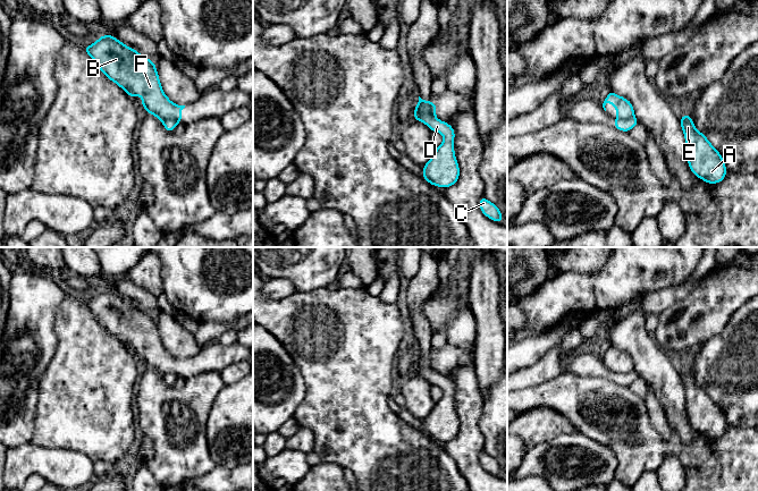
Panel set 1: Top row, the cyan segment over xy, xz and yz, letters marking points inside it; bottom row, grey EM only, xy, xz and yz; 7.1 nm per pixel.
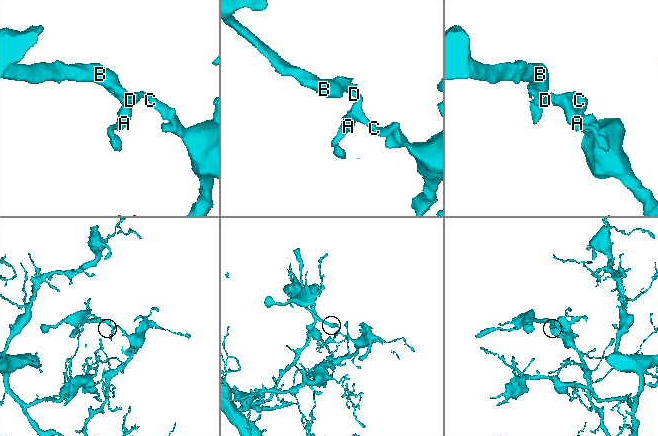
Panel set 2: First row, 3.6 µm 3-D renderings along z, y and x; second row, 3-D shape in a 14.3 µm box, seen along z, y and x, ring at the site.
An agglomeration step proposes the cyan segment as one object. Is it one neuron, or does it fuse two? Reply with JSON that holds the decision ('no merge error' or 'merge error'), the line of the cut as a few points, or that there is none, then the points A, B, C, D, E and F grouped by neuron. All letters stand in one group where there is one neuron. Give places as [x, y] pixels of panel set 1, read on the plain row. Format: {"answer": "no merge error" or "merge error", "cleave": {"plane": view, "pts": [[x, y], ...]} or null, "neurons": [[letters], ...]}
{"answer": "merge error", "cleave": {"plane": "xz", "pts": [[435, 371], [422, 365], [417, 373]]}, "neurons": [["A", "C", "D", "E"], ["B", "F"]]}

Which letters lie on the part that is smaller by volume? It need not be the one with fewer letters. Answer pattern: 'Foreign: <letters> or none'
Foreign: B, F

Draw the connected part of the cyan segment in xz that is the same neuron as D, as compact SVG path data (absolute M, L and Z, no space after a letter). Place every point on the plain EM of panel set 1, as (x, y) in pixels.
M421 365L418 374L444 391L444 396L436 401L430 414L423 420L422 431L432 440L441 442L453 440L460 432L460 421L454 406L455 384L449 378L426 365Z

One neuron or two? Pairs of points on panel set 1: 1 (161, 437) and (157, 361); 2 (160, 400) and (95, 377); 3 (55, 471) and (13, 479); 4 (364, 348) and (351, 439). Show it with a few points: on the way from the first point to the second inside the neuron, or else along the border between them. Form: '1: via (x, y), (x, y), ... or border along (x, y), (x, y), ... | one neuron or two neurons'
1: border along (148, 366), (161, 375) | two neurons
2: border along (139, 375), (134, 398) | two neurons
3: via (44, 467), (23, 468) | one neuron
4: via (351, 371), (351, 416) | one neuron

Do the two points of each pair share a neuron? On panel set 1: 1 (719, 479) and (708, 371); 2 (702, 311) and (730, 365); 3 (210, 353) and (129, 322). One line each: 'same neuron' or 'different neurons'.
1: different neurons
2: different neurons
3: same neuron

